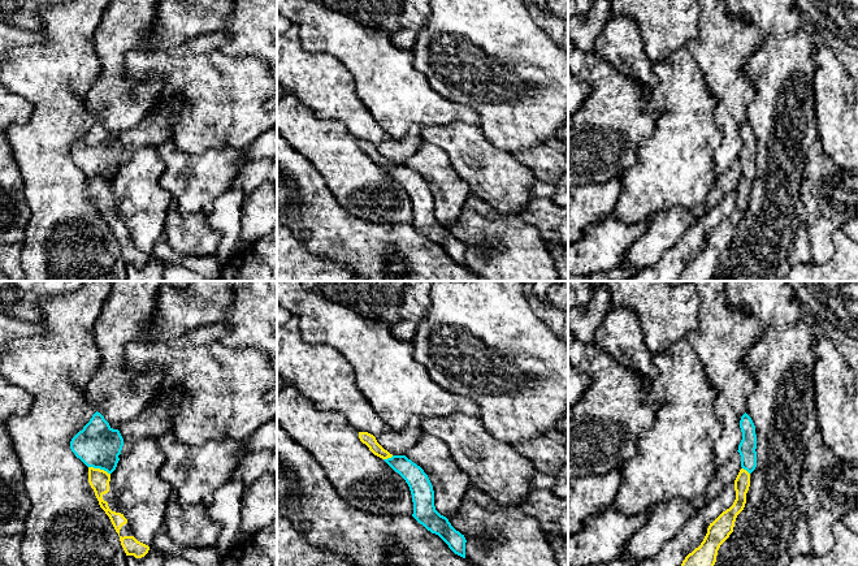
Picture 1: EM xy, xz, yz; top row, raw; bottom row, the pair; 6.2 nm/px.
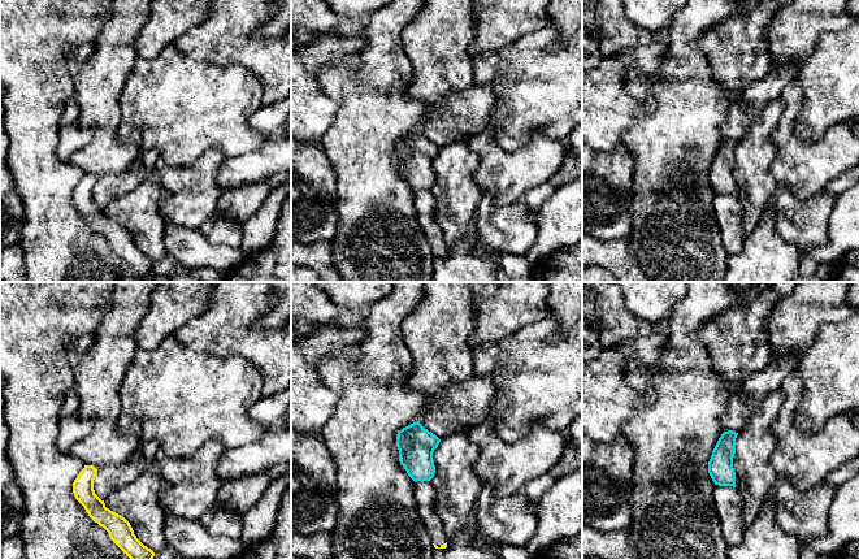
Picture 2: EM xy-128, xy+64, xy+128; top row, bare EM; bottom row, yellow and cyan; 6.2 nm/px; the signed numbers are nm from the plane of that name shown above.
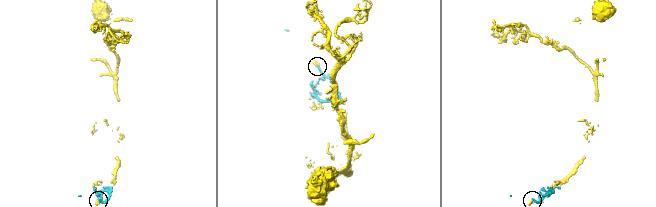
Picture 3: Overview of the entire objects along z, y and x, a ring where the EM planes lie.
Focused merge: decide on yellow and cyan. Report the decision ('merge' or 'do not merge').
do not merge

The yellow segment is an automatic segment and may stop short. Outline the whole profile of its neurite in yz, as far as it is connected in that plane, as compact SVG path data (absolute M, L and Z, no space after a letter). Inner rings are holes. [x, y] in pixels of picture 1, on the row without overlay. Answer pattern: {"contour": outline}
{"contour": "M741 177L734 189L733 213L710 232L701 254L685 265L676 281L710 281L712 278L720 254L733 241L736 226L745 216L749 195L750 182Z"}

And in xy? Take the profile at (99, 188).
{"contour": "M88 176L88 191L95 200L100 216L109 225L118 242L126 264L134 264L135 267L144 265L148 262L150 255L133 245L130 233L118 216L114 195L110 190L110 182L100 177Z"}

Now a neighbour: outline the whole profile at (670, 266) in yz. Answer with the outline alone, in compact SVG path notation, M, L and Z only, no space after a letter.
M734 191L729 193L703 217L698 219L681 238L650 267L618 281L676 281L685 265L703 250L708 234L736 208Z

